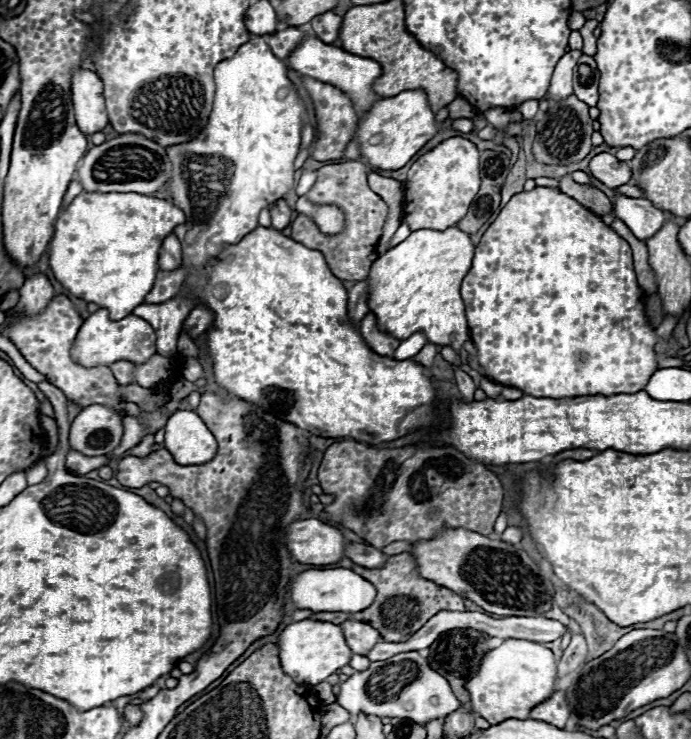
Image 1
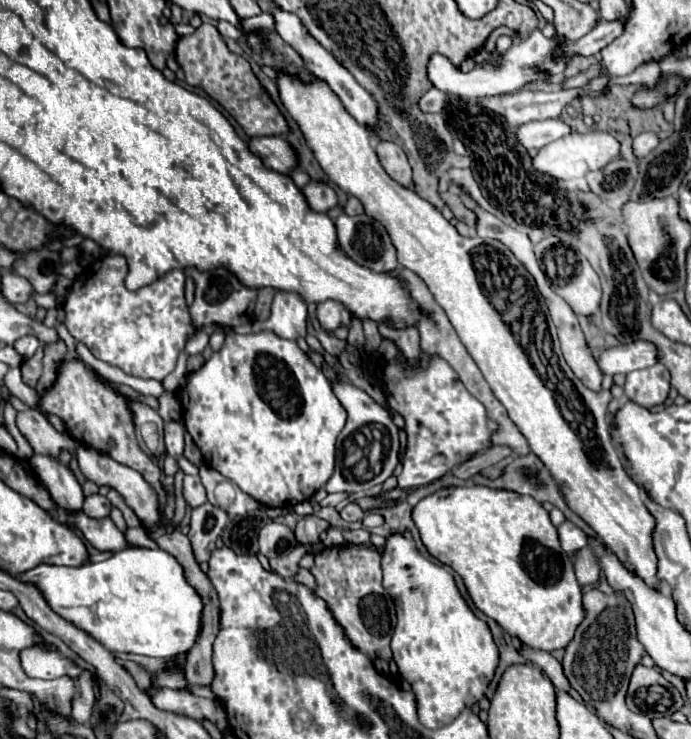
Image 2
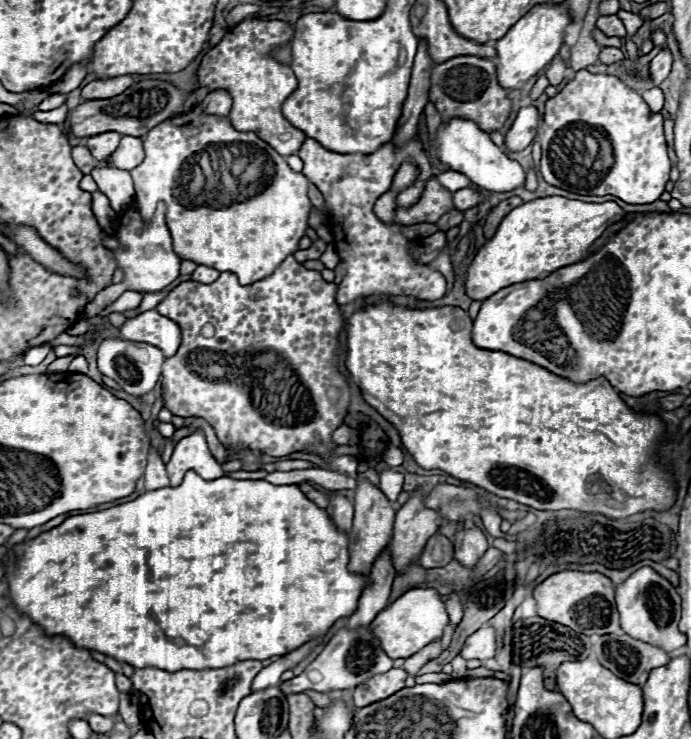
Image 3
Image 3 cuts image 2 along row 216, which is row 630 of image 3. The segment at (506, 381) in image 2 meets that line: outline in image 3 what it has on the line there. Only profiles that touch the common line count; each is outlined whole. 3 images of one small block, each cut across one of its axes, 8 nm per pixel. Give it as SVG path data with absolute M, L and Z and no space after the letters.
M412 588L374 618L372 632L390 658L408 658L424 646L440 640L446 624L448 612L446 604L440 598L440 592L434 588Z

